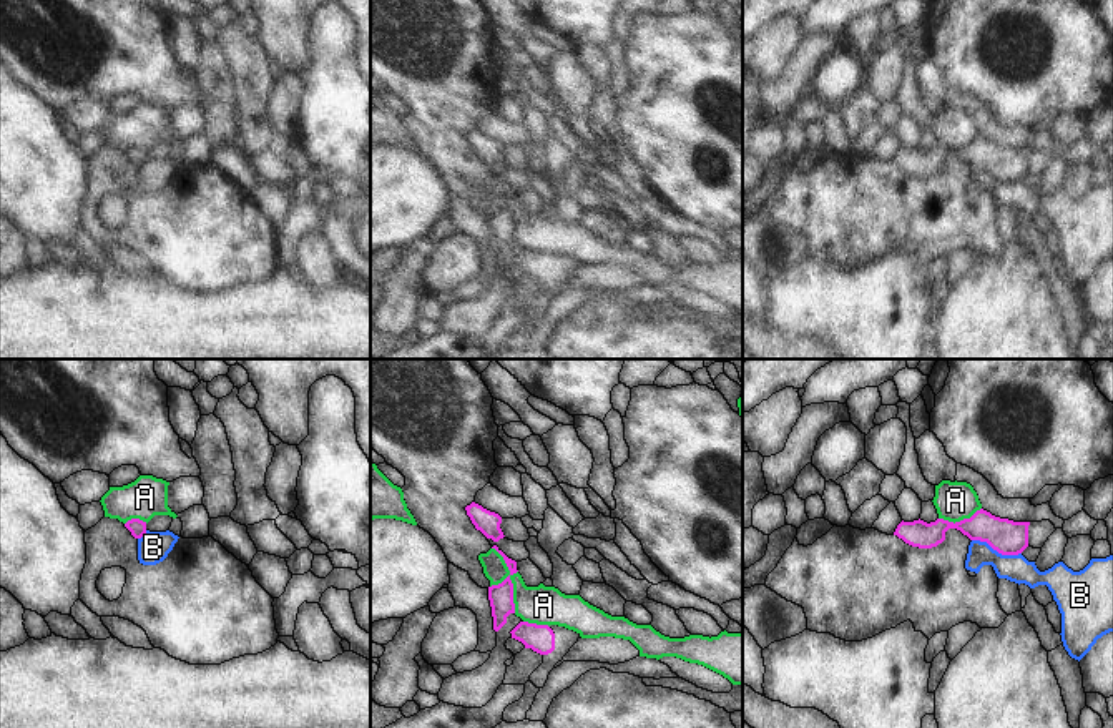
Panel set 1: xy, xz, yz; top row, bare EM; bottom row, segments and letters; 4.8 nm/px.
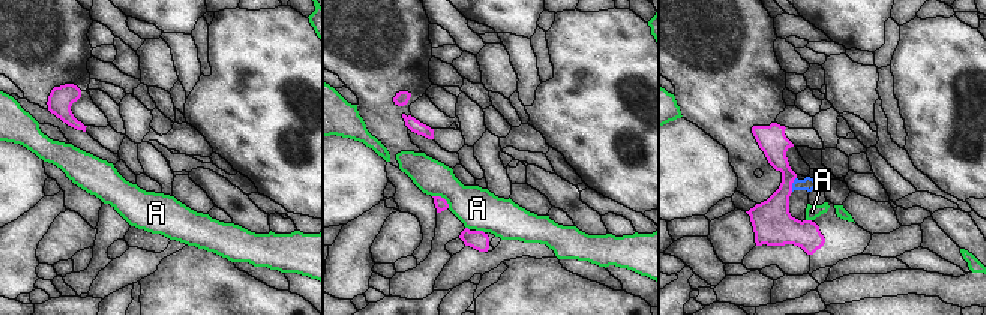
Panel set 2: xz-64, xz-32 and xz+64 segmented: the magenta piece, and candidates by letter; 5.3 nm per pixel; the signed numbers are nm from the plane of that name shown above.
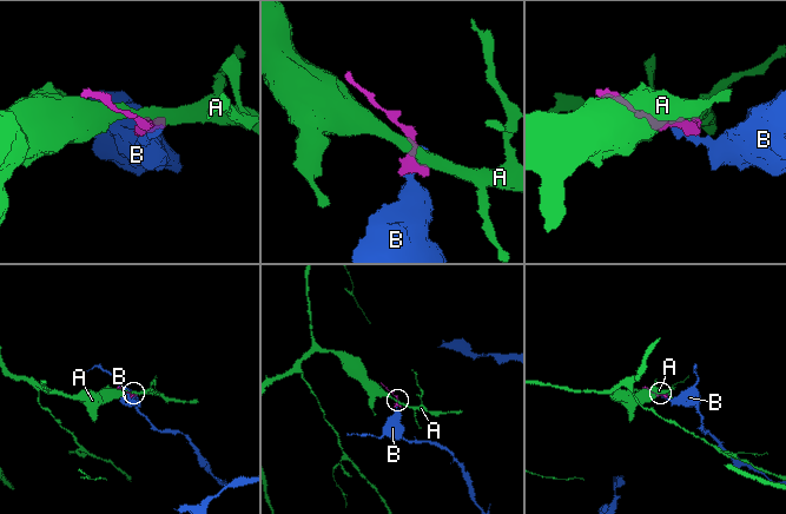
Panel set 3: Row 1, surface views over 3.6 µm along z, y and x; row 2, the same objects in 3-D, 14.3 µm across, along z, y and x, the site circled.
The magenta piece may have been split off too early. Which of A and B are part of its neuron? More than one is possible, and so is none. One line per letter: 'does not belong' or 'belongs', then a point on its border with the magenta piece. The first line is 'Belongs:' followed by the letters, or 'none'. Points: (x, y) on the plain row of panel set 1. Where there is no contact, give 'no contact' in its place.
Belongs: none
A: does not belong; contact xz (510, 208)
B: does not belong; contact yz (997, 178)

